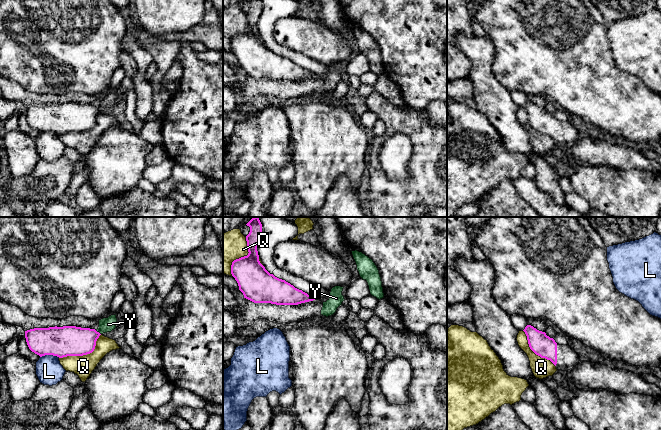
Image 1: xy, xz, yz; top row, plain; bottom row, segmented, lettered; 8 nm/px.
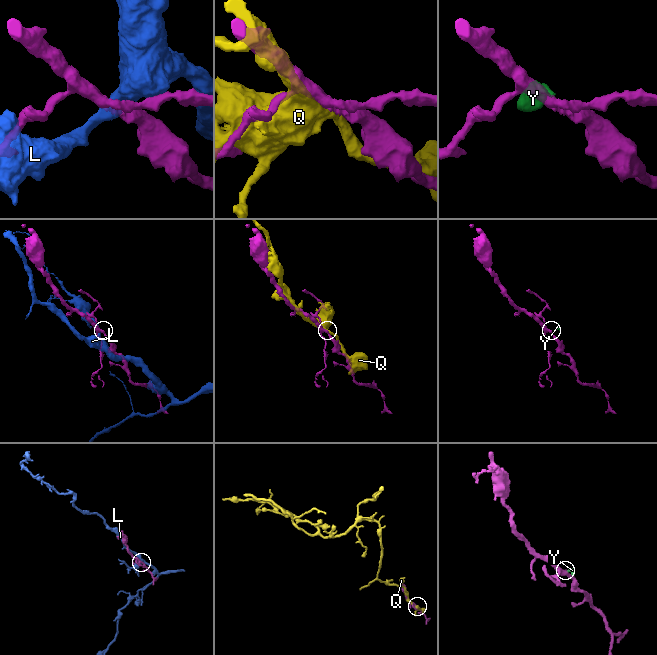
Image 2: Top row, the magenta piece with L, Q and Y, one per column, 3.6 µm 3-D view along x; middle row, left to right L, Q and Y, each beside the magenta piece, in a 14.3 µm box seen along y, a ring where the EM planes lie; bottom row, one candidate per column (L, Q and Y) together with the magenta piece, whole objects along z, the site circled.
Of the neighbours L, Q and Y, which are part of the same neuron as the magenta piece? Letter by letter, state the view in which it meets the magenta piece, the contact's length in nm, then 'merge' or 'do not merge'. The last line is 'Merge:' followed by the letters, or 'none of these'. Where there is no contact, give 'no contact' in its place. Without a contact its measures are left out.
L: xy | 160 nm | do not merge
Q: xy | 400 nm | do not merge
Y: xy | 60 nm | do not merge
Merge: none of these

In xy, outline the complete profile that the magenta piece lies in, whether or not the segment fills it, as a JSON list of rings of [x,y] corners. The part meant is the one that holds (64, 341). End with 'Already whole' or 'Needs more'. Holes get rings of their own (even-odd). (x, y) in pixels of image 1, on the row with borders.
[[[76,326],[34,328],[25,331],[29,349],[40,357],[83,356],[94,351],[101,334],[95,329]]]. Already whole

